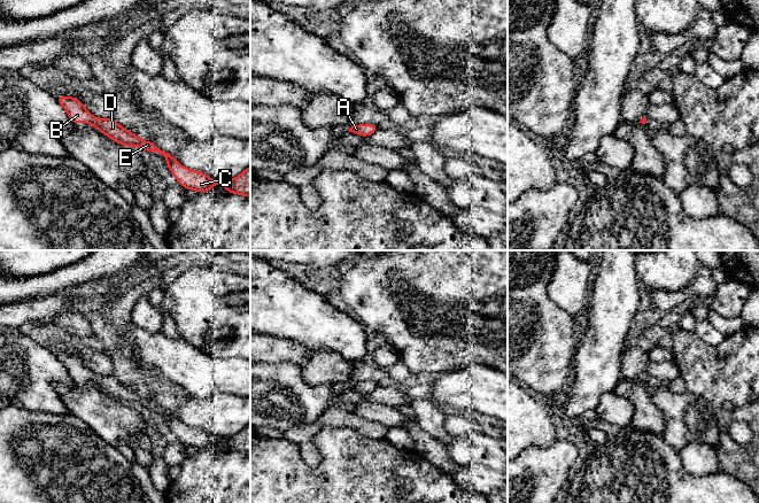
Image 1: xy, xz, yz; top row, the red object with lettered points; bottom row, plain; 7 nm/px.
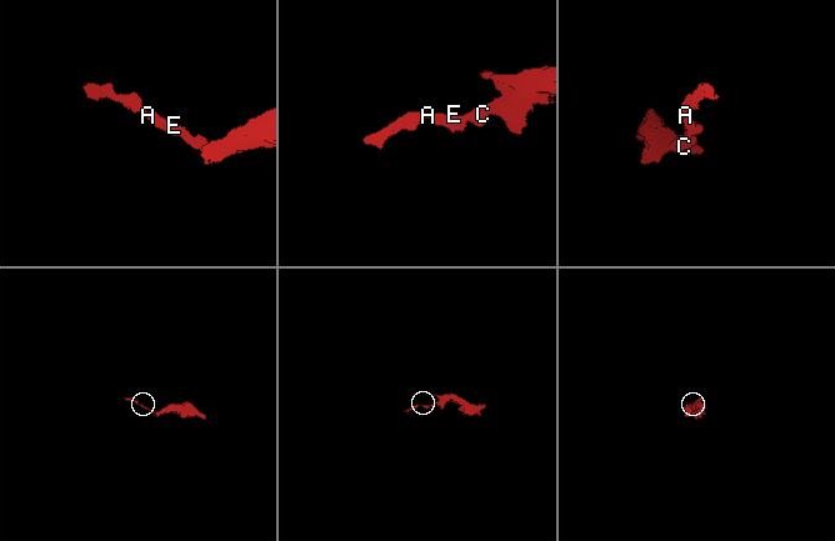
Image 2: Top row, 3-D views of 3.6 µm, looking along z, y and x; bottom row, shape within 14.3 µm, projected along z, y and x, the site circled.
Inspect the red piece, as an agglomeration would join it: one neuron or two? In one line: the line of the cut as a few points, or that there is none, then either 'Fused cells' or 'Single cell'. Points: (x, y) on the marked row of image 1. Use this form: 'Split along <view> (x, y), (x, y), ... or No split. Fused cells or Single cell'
No split. Single cell

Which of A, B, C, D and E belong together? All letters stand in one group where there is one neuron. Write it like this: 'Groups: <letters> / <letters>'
Groups: A B C D E

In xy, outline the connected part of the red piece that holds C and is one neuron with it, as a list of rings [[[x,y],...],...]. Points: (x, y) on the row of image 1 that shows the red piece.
[[[56,96],[59,103],[68,113],[72,123],[78,124],[86,122],[93,125],[108,138],[117,141],[122,146],[134,146],[147,150],[149,154],[157,152],[164,156],[166,164],[173,177],[186,189],[196,192],[209,192],[211,187],[220,185],[229,193],[250,196],[250,165],[235,178],[229,181],[212,180],[208,175],[191,170],[180,165],[172,154],[158,149],[153,141],[144,141],[134,133],[125,130],[113,118],[95,118],[82,103],[82,101],[73,96]]]

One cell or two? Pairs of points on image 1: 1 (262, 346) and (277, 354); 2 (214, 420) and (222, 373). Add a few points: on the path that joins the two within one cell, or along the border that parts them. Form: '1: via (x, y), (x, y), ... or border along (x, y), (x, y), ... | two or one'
1: via (265, 348), (273, 351) | one
2: border along (238, 394), (216, 393), (209, 396), (192, 397) | two

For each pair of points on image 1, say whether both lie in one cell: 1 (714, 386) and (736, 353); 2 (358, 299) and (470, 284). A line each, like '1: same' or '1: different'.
1: same
2: same

